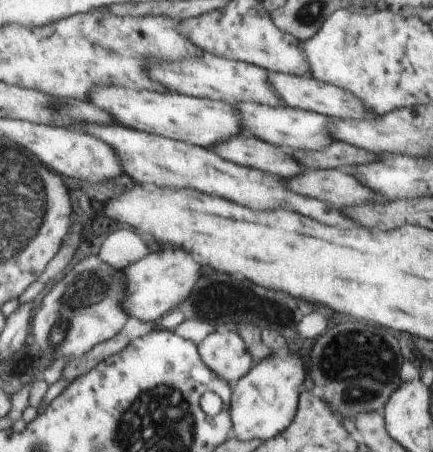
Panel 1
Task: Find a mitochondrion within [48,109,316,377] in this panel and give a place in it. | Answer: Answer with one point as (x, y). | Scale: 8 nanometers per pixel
(84, 293)

